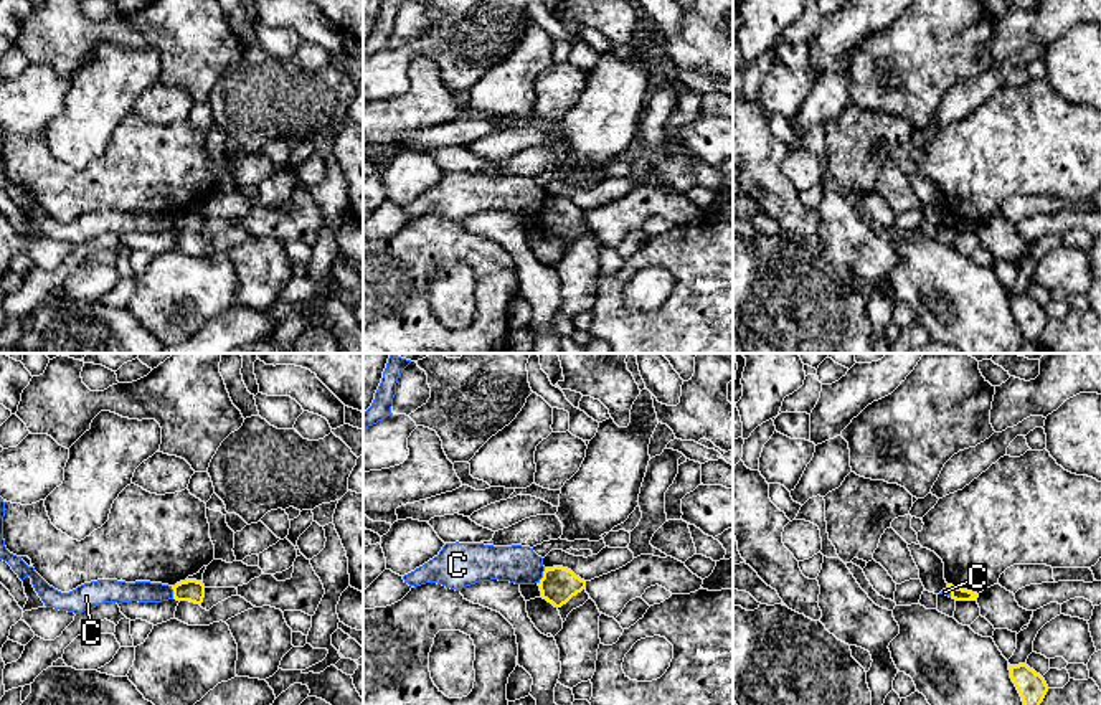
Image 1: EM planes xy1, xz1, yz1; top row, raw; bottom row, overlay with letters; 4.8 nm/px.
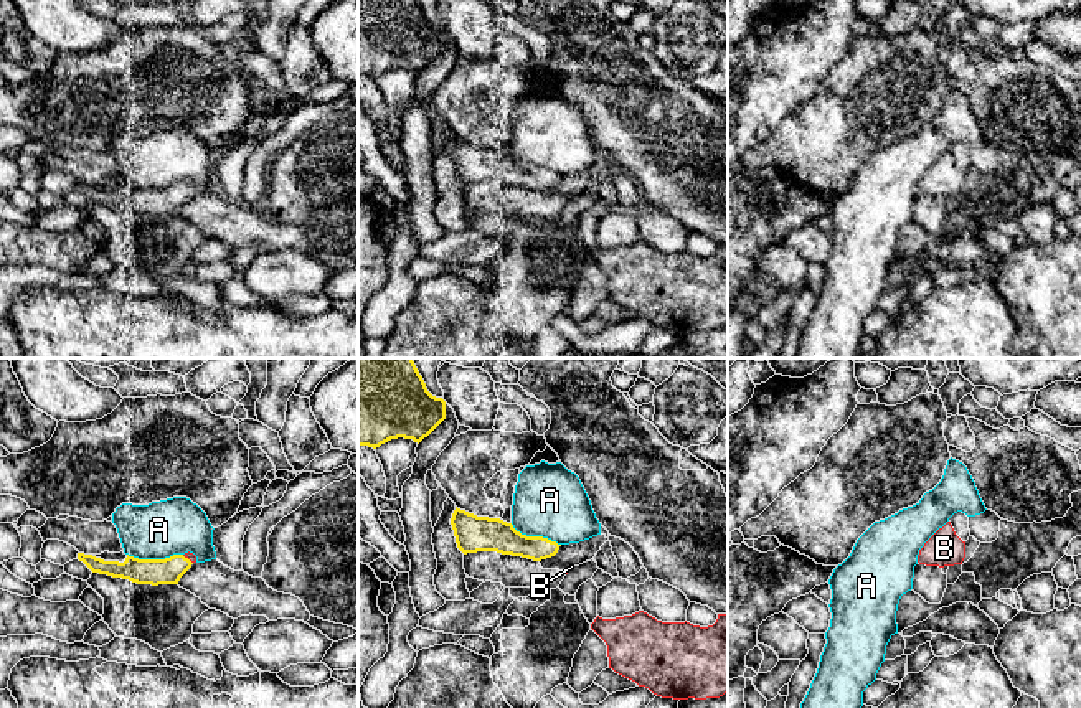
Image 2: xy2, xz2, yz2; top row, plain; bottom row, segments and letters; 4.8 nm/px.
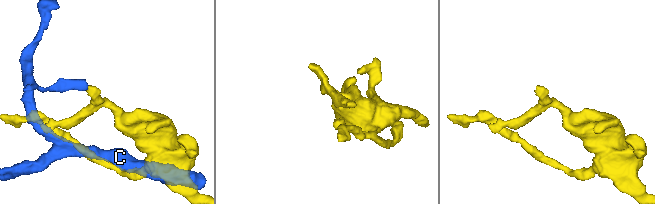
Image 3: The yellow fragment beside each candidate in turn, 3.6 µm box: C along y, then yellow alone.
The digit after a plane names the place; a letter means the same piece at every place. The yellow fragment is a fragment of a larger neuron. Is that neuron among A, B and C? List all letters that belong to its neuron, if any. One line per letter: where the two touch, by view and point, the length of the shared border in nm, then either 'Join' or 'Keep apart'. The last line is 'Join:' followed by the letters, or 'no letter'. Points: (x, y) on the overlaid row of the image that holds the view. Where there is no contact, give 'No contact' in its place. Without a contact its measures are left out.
A: Touches yellow at xy2 (155, 560). Shared border 280 nm. Keep apart
B: Touches yellow at xy2 (187, 558). Shared border 70 nm. Join
C: Touches yellow at xz1 (543, 577). Shared border 90 nm. Keep apart
Join: B

